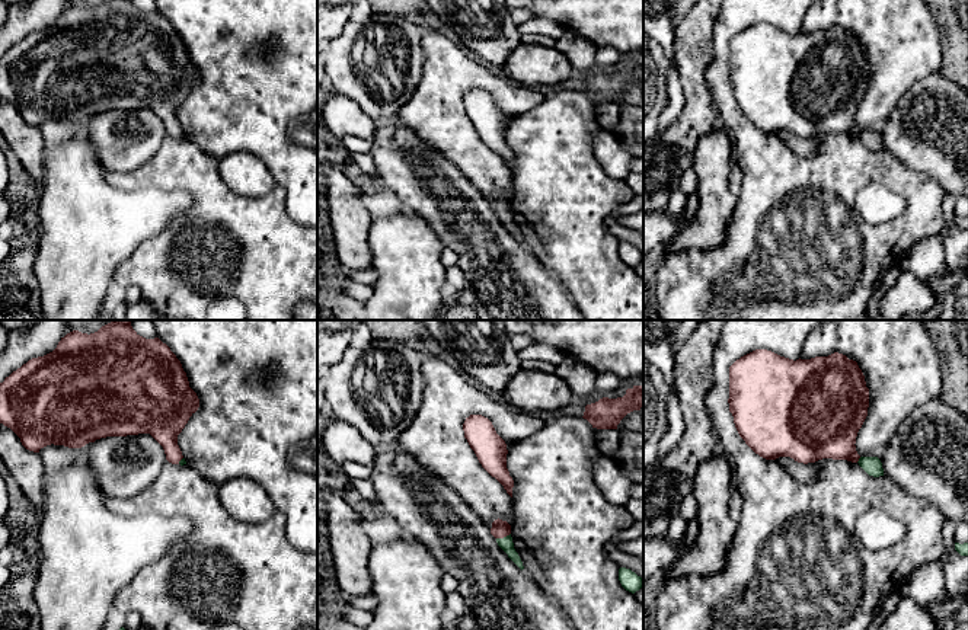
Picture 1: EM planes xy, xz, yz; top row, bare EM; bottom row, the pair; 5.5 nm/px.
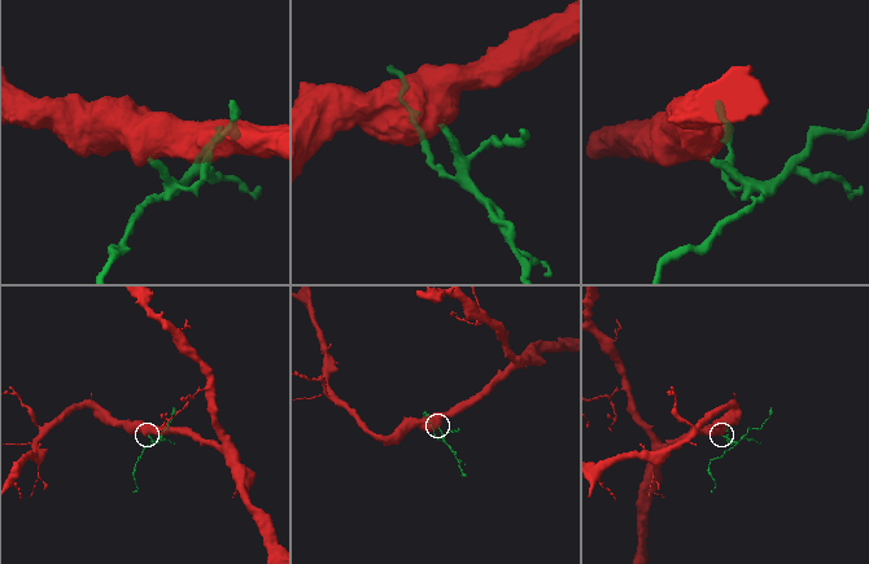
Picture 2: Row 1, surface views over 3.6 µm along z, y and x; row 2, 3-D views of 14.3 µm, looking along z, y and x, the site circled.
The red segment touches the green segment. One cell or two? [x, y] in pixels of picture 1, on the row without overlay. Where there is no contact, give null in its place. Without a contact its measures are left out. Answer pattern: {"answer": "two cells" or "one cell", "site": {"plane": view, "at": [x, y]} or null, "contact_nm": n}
{"answer": "one cell", "site": {"plane": "xz", "at": [502, 211]}, "contact_nm": 90}

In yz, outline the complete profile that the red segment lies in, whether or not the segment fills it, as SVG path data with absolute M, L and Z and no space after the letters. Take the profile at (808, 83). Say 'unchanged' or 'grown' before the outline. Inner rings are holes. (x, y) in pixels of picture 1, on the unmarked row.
grown; M755 23L729 41L728 77L739 111L766 134L790 131L804 138L822 132L847 134L857 137L869 150L884 150L878 131L860 131L856 125L856 111L868 90L869 63L857 36L843 28L793 35L767 23Z

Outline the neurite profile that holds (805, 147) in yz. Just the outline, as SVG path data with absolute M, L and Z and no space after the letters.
M779 131L774 135L782 141L785 141L789 147L792 147L795 153L799 154L801 157L811 157L818 154L820 151L817 135L804 138L804 137L795 135L790 131Z

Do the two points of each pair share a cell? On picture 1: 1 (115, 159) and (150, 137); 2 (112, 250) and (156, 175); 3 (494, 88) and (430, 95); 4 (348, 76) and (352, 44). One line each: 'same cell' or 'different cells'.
1: same cell
2: different cells
3: same cell
4: same cell

